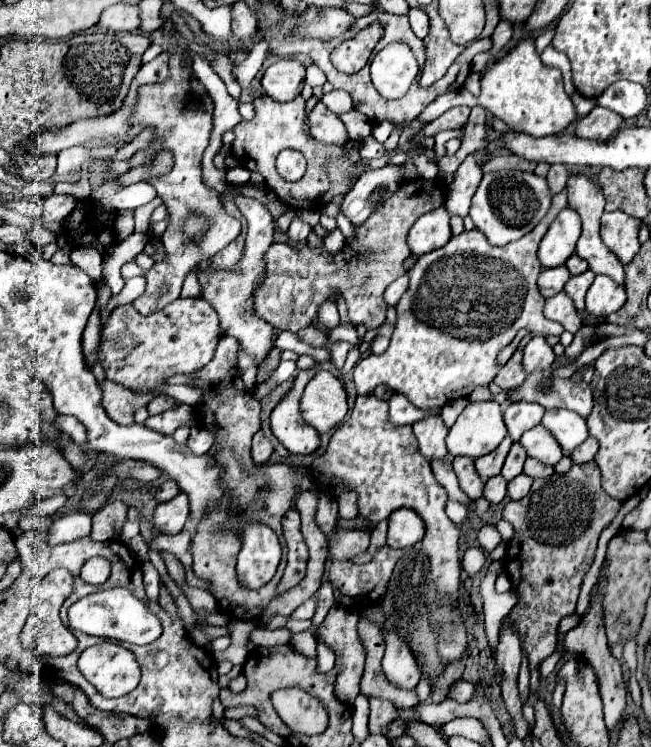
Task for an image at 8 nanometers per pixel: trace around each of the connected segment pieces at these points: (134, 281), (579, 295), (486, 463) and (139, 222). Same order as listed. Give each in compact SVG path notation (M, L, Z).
M130 277L130 279L126 279L126 285L124 285L122 293L120 295L114 295L112 301L110 301L110 305L108 305L108 309L102 313L102 325L104 325L106 317L110 315L110 311L114 307L124 305L124 303L132 303L134 299L138 299L144 293L144 287L146 287L146 279L144 277Z
M588 269L588 271L580 273L580 275L570 277L570 281L568 281L566 287L564 287L564 293L572 297L572 301L574 301L574 305L576 305L576 309L578 309L580 315L584 313L584 295L586 295L588 287L592 285L592 279L594 279L594 277L596 277L594 271Z
M506 435L506 437L502 439L502 443L496 447L496 451L492 451L492 453L476 459L476 471L478 471L478 475L480 475L484 481L500 473L500 469L502 469L502 465L504 465L504 459L506 459L506 455L508 455L510 445L512 445L512 439L508 439L508 435Z
M157 196L150 203L136 208L134 210L134 232L146 233L150 224L152 212L162 204L162 200Z

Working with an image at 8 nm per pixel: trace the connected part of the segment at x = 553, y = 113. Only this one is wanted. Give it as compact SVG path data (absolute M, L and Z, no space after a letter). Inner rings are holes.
M524 39L498 63L486 67L480 83L482 93L478 97L478 105L486 107L514 131L522 131L532 137L546 137L562 133L576 119L576 109L564 91L560 71L542 65L532 39Z

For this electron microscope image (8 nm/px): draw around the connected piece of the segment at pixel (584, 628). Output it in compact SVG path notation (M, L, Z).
M600 577L594 585L594 591L592 591L592 599L590 599L590 609L588 613L582 617L582 621L570 629L564 637L564 645L566 645L566 651L574 651L578 655L584 655L592 667L596 669L598 673L598 683L600 683L600 695L602 695L602 701L604 701L604 721L606 721L606 727L612 731L614 727L618 727L618 723L622 721L622 713L624 713L624 707L626 707L626 685L622 681L622 671L620 671L620 661L612 657L612 653L608 651L608 645L606 645L606 635L604 635L604 619L602 619L602 589L604 589L604 583L602 583L604 577Z

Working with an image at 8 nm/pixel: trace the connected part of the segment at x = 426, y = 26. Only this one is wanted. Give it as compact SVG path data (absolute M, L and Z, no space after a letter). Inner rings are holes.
M410 9L408 17L410 17L410 25L412 25L412 31L416 33L416 37L424 39L430 31L430 19L424 13L424 9Z

